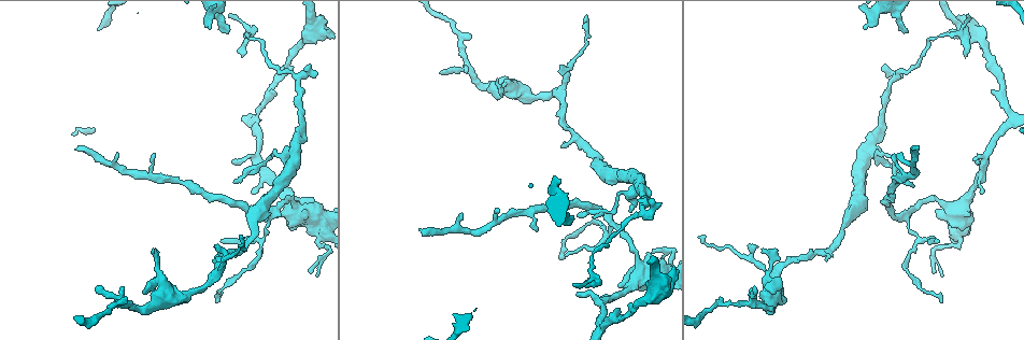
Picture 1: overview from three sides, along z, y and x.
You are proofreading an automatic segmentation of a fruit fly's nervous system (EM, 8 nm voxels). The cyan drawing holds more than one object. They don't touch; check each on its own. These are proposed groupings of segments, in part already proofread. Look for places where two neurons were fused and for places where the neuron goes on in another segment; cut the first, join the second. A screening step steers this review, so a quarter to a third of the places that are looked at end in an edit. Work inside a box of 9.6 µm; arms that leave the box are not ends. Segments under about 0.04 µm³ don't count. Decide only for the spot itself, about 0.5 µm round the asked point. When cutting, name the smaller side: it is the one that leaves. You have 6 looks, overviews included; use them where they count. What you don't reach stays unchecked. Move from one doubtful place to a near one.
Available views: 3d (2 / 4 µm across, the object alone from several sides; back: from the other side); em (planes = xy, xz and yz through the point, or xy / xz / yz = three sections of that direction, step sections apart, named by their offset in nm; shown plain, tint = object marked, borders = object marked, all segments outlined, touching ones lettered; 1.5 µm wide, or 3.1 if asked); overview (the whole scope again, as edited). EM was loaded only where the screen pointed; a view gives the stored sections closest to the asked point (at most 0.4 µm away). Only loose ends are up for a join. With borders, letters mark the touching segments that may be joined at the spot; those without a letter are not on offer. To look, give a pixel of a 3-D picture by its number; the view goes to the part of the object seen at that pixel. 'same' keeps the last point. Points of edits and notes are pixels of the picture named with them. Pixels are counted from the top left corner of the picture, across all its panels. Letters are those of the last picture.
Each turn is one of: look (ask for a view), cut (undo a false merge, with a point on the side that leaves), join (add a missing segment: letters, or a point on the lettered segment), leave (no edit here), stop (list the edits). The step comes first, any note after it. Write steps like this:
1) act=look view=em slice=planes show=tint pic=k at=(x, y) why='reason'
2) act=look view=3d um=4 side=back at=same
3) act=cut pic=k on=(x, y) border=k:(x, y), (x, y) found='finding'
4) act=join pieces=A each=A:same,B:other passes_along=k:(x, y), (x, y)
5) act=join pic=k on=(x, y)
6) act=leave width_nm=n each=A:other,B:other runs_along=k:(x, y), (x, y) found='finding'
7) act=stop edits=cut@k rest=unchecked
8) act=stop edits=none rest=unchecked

act=look view=3d um=4 pic=1 at=(770, 284)

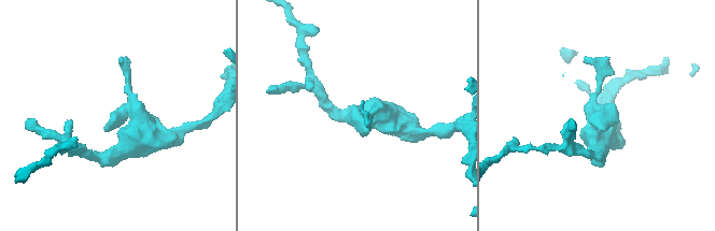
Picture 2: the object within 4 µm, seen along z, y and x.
act=look view=em slice=planes show=tint pic=2 at=(349, 114) why='need the tissue'

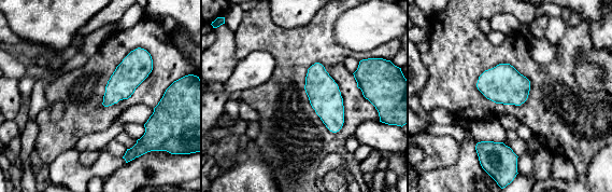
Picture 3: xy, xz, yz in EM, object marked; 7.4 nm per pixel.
act=look view=em slice=planes show=borders at=same why='see the neighbours'

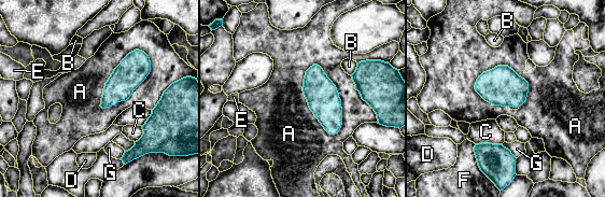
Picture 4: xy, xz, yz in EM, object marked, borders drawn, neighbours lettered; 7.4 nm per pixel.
act=leave longest_contact=A:550nm each=A:other,B:other,C:other,D:other,E:other,F:other,G:other border=4:(313, 64), (340, 100), (334, 135) found='no lettered segment goes on from it'

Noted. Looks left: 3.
act=look view=3d um=4 side=back pic=1 at=(826, 261) why='tapers out'

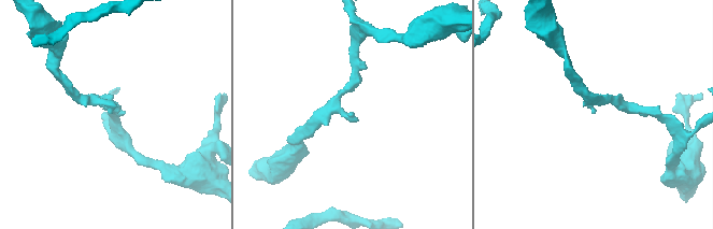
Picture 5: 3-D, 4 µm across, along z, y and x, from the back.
act=look view=em slice=xy step=8 show=tint pic=5 at=(110, 112)

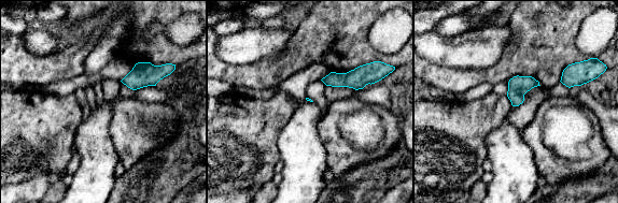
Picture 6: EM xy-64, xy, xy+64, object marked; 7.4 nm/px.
act=look view=em slice=planes show=borders at=same

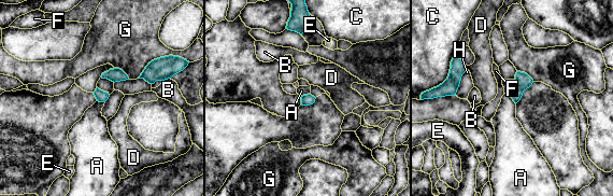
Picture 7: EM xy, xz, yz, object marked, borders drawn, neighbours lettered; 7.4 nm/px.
act=leave width_nm=80 each=A:other,B:other,C:other,D:other,E:other,F:other,G:other,H:other border=7:(509, 94), (515, 103) found='none of them fits'

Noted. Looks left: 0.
act=stop edits=none rest=unchecked

